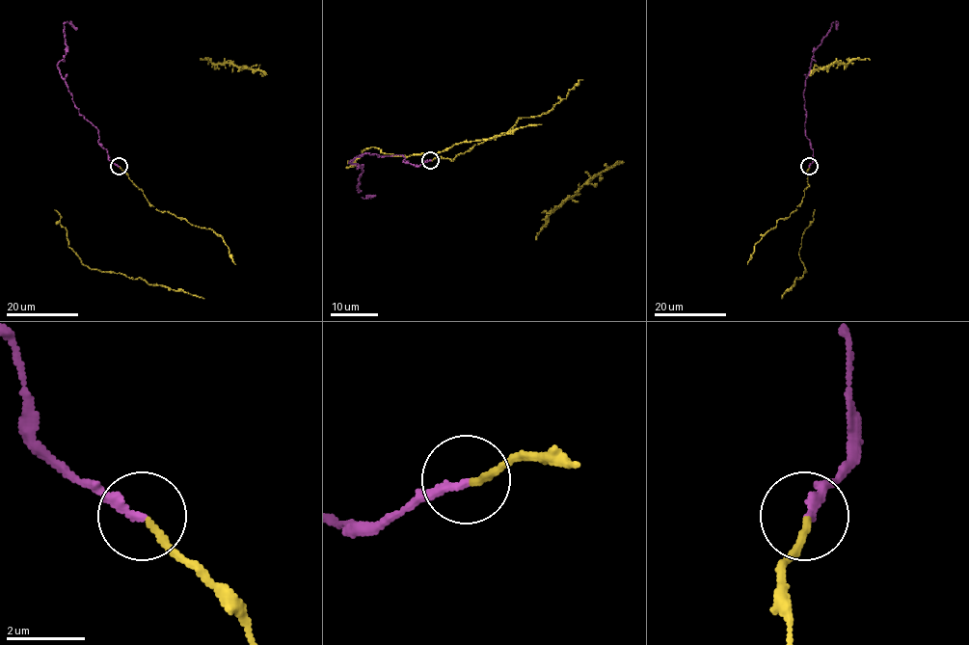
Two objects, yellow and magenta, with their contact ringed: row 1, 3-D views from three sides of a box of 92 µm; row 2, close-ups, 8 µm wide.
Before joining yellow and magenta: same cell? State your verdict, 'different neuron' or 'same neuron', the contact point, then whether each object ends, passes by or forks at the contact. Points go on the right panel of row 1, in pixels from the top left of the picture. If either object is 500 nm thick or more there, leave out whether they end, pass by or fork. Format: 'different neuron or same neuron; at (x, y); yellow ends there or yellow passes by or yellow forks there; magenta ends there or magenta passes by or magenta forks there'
same neuron; at (809, 166); yellow ends there; magenta ends there

